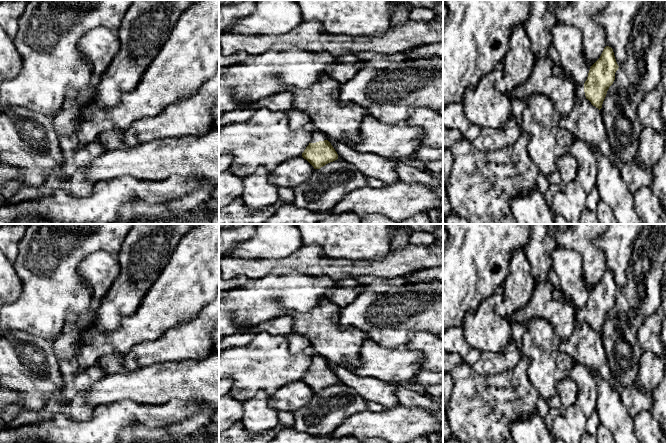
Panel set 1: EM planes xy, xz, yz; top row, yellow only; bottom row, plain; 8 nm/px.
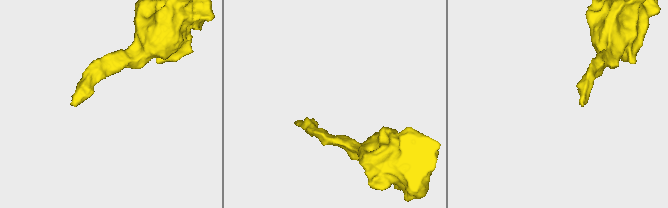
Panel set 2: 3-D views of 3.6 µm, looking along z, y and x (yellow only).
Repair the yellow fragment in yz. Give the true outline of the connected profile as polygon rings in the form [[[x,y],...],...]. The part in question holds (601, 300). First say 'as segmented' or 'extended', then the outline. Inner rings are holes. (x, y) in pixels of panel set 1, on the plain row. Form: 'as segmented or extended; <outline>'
extended; [[[606,270],[600,282],[590,291],[585,307],[576,310],[576,326],[586,322],[600,334],[618,292],[613,273]]]

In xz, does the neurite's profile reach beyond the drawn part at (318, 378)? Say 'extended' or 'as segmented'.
extended

